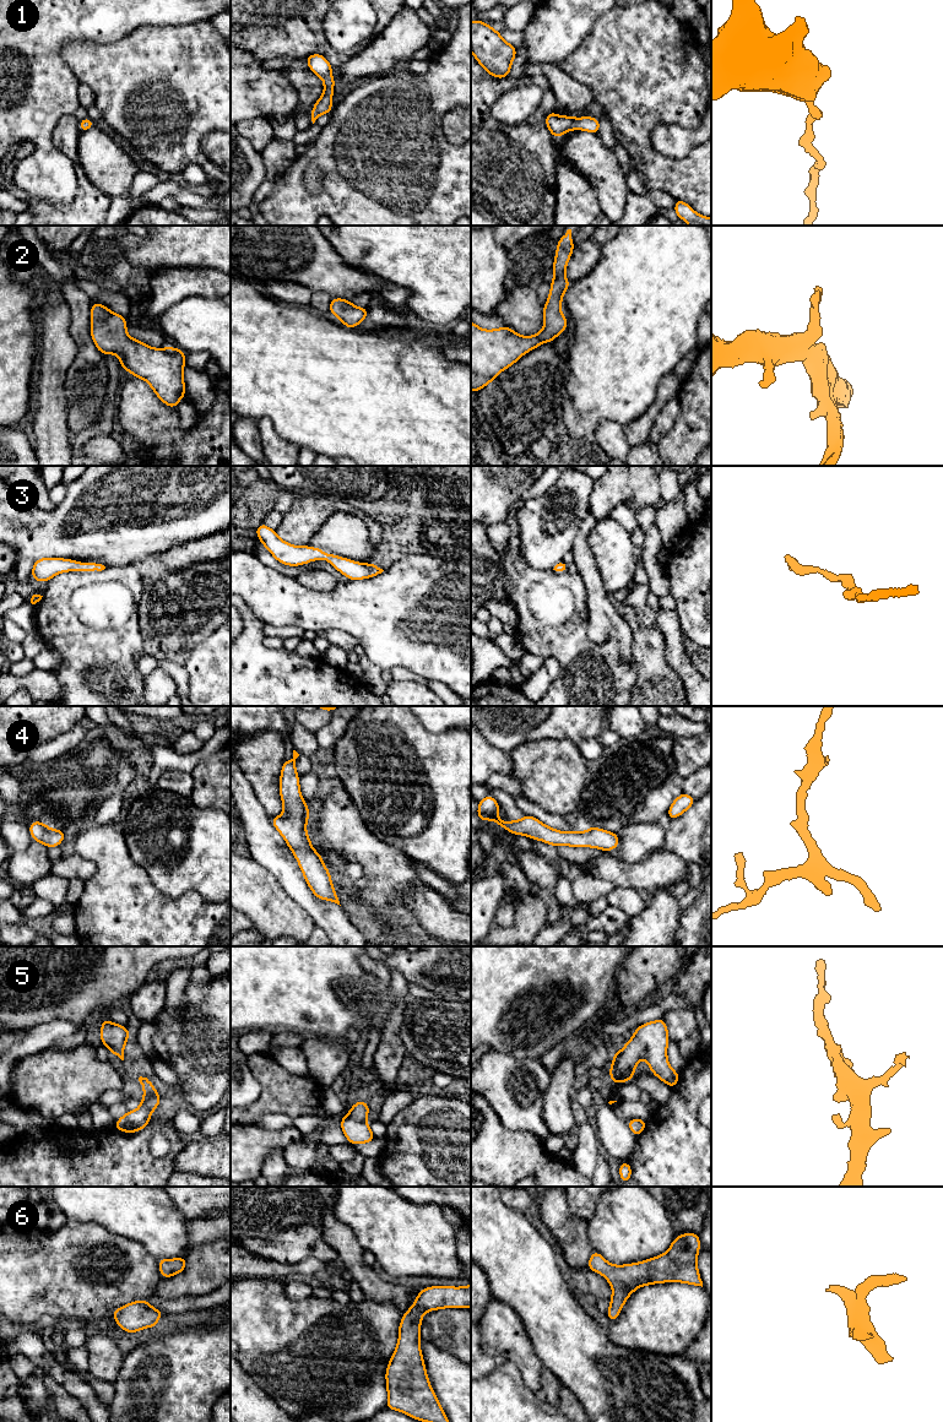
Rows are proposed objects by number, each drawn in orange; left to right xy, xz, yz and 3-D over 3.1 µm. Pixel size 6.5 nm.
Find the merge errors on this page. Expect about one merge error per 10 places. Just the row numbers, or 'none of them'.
none of them

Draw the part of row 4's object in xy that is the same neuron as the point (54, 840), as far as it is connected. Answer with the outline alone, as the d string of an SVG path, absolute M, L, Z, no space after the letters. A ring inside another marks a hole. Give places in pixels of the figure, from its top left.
M32 821L28 826L32 838L48 848L60 846L61 841L67 835L64 831L48 827L42 821Z

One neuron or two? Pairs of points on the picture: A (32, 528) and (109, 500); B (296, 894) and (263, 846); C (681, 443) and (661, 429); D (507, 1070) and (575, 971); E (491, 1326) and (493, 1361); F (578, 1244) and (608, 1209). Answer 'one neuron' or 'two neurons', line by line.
A: one neuron
B: one neuron
C: two neurons
D: two neurons
E: two neurons
F: two neurons

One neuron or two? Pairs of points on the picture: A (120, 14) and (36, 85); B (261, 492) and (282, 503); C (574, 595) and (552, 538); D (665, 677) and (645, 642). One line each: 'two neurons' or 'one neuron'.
A: one neuron
B: one neuron
C: two neurons
D: one neuron

